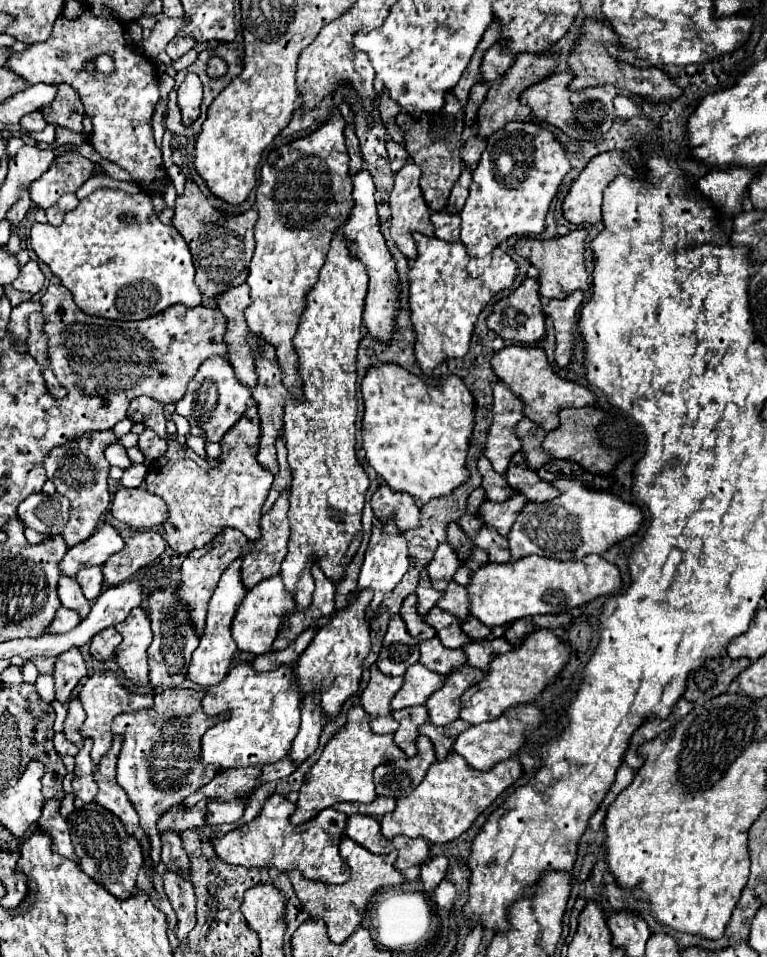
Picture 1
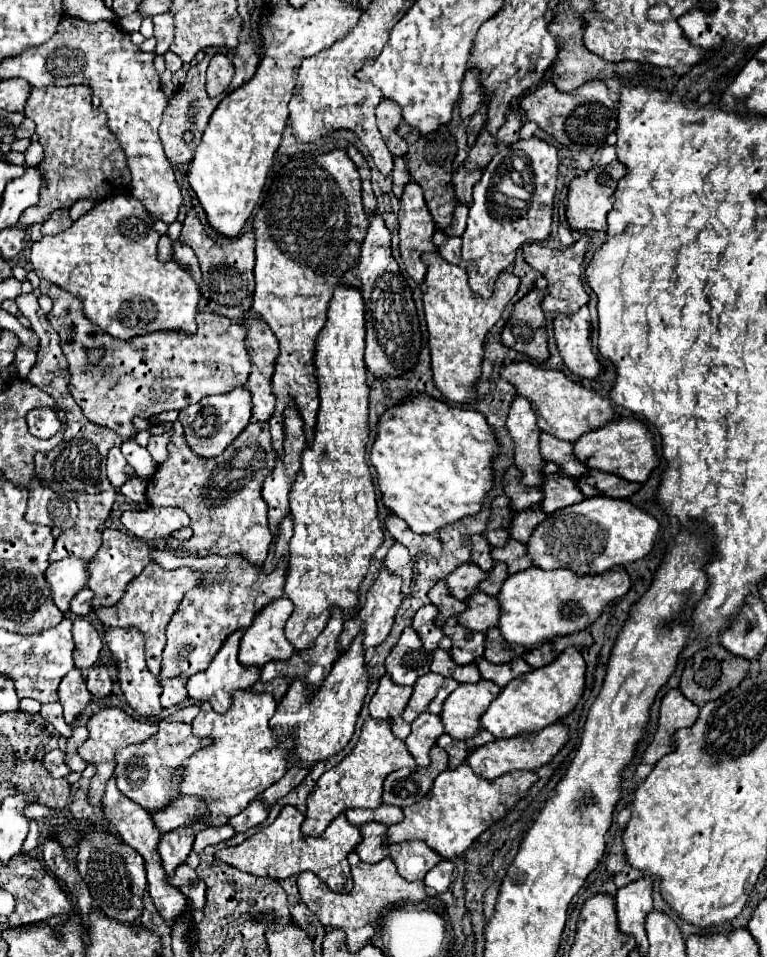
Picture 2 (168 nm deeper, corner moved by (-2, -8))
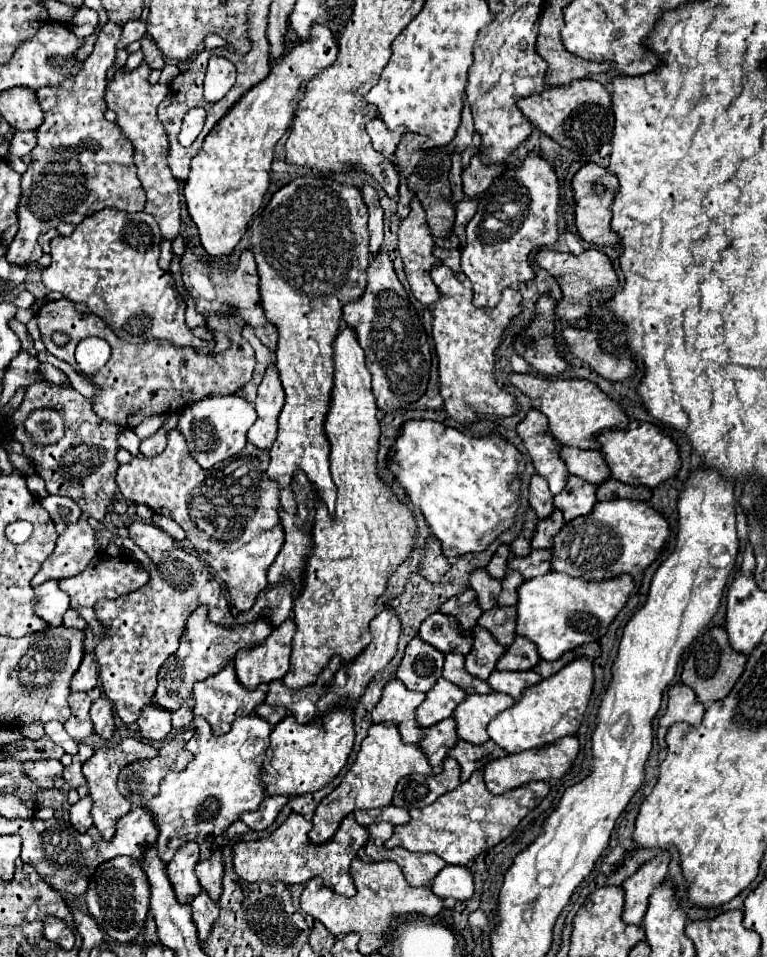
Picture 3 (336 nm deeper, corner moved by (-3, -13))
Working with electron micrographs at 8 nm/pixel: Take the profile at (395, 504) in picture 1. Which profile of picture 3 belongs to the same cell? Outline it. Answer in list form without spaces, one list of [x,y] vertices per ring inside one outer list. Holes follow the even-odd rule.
[[[430,537],[426,541],[426,549],[422,551],[422,559],[420,559],[420,575],[426,577],[432,583],[440,581],[440,575],[444,575],[450,569],[448,559],[442,555],[440,551],[440,543]]]

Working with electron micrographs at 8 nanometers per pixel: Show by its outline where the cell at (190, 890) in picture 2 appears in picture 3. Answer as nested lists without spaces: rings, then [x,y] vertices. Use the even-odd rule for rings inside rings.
[[[204,889],[188,901],[190,901],[190,907],[192,907],[192,919],[196,923],[198,937],[200,937],[200,941],[206,941],[206,937],[210,933],[210,927],[218,917],[220,905]]]

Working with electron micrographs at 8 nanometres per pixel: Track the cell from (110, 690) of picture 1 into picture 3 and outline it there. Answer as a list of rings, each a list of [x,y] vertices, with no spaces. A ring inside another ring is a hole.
[[[122,737],[116,745],[108,743],[108,747],[96,747],[94,755],[82,765],[82,773],[88,779],[88,787],[90,787],[90,797],[94,801],[92,805],[92,819],[94,825],[98,827],[98,831],[102,833],[104,839],[110,839],[116,831],[116,821],[126,815],[130,811],[130,803],[124,797],[116,797],[118,789],[116,789],[116,777],[120,773],[120,767],[126,767],[128,763],[136,761],[136,759],[152,759],[158,753],[158,749],[154,745],[146,745],[142,739],[136,737]]]

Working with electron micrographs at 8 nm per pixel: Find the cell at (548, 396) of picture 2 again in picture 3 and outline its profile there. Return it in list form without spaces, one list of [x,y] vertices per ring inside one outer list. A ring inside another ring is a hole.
[[[510,373],[510,383],[516,385],[532,403],[548,417],[548,431],[562,445],[578,449],[598,449],[596,437],[610,429],[626,429],[628,417],[604,391],[586,379],[546,379],[534,373]]]

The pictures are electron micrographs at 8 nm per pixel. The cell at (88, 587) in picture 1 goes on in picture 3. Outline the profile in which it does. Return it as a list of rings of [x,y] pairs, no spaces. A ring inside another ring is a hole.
[[[68,609],[64,615],[64,625],[66,627],[76,627],[76,629],[86,629],[86,621],[80,617],[76,609]]]

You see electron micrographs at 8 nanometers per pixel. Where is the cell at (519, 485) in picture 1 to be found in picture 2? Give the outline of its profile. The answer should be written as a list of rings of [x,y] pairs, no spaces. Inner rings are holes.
[[[547,462],[543,466],[543,486],[541,492],[545,494],[543,498],[543,510],[547,514],[553,514],[559,508],[579,504],[585,496],[577,488],[577,480],[569,478],[567,474],[559,474],[559,466],[553,462]]]

